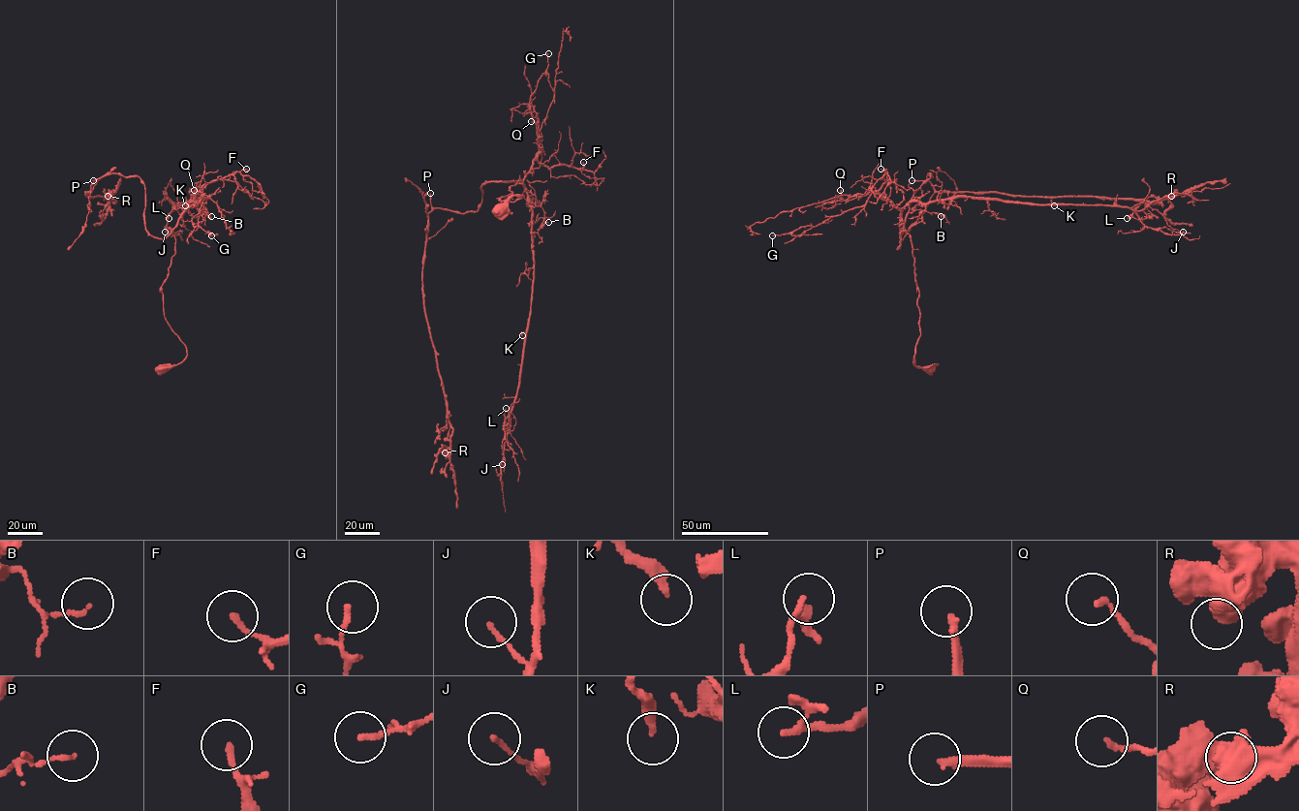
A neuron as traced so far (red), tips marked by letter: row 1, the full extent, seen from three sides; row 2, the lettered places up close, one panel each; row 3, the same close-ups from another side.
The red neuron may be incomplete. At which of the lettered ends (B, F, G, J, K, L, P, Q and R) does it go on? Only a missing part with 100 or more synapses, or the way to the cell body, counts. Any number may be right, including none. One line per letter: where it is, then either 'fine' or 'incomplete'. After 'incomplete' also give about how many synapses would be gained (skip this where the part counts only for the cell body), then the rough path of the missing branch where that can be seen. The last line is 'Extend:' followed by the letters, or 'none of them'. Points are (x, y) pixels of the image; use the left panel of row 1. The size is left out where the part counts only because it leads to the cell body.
B: place (211, 216); fine
F: place (246, 169); fine
G: place (211, 235); fine
J: place (165, 232); fine
K: place (185, 205); fine
L: place (169, 218); fine
P: place (93, 180); incomplete; 140 synapses; course (93, 180), (84, 179), (90, 219), (105, 233), (111, 208), (101, 184), (102, 45)
Q: place (194, 190); fine
R: place (108, 196); fine
Extend: P

